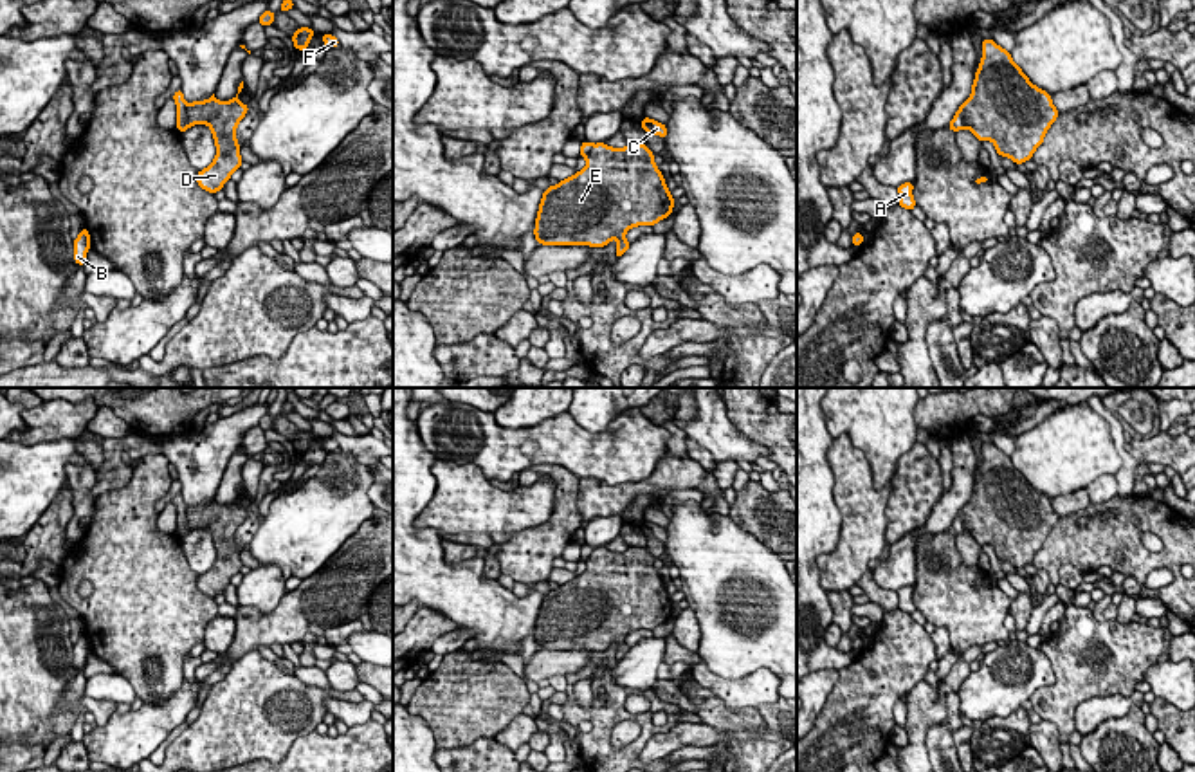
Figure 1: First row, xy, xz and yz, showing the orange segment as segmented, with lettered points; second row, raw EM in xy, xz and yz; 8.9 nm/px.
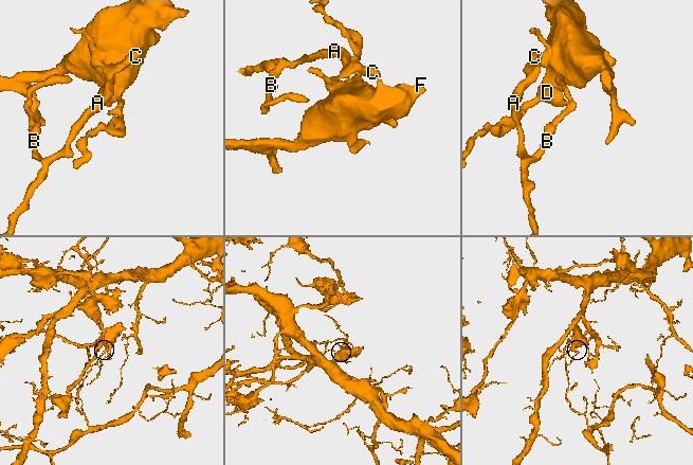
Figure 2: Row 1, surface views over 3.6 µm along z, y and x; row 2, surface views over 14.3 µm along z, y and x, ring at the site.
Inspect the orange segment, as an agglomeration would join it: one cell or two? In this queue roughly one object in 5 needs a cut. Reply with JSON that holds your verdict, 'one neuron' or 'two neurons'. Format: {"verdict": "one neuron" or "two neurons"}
{"verdict": "two neurons"}

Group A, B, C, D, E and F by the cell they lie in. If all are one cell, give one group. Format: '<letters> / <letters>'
A B C / D E F

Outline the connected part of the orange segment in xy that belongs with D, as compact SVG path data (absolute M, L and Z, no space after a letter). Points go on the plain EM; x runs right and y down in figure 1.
M214 498L205 505L193 505L186 509L189 528L207 528L213 536L216 548L216 561L196 579L196 586L202 593L216 597L240 574L242 559L236 545L236 530L249 516L249 509L238 503L238 498L231 505L218 505Z

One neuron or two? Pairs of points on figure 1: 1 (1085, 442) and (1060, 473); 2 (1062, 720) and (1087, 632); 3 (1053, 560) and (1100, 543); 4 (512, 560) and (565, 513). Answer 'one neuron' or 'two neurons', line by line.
1: one neuron
2: one neuron
3: one neuron
4: one neuron

